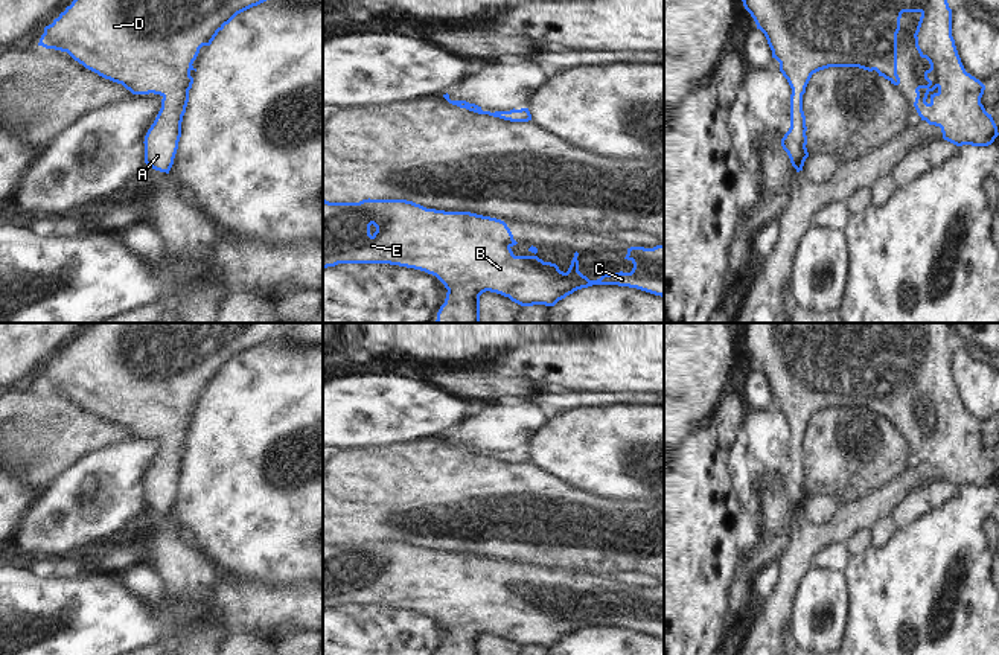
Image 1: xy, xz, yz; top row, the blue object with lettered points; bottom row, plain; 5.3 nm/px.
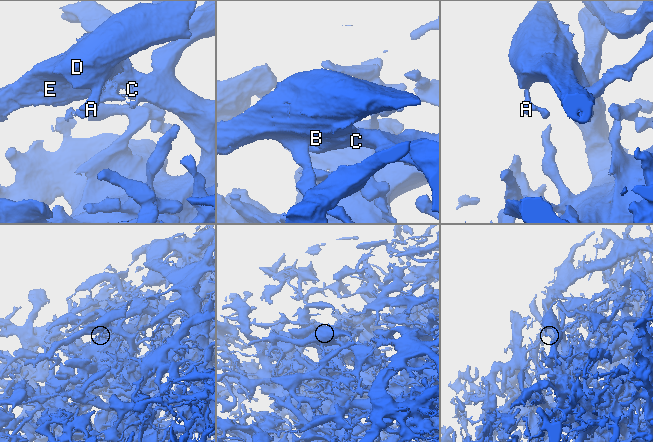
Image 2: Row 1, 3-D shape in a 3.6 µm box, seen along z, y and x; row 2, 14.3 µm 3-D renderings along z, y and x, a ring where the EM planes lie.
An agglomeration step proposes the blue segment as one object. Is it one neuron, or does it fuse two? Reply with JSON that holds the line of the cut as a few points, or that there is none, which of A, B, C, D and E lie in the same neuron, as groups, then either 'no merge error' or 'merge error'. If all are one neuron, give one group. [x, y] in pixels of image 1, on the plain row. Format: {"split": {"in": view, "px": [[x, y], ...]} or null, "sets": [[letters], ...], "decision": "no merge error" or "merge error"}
{"split": null, "sets": [["A", "B", "C", "D", "E"]], "decision": "no merge error"}

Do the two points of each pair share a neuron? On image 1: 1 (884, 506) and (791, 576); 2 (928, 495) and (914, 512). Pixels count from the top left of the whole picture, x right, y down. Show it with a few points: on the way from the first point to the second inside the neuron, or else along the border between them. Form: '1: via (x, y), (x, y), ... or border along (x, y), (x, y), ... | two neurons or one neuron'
1: via (858, 514), (836, 532), (820, 536), (806, 550) | one neuron
2: via (923, 500), (916, 508) | one neuron

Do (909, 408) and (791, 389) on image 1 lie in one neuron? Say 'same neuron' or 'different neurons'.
same neuron

